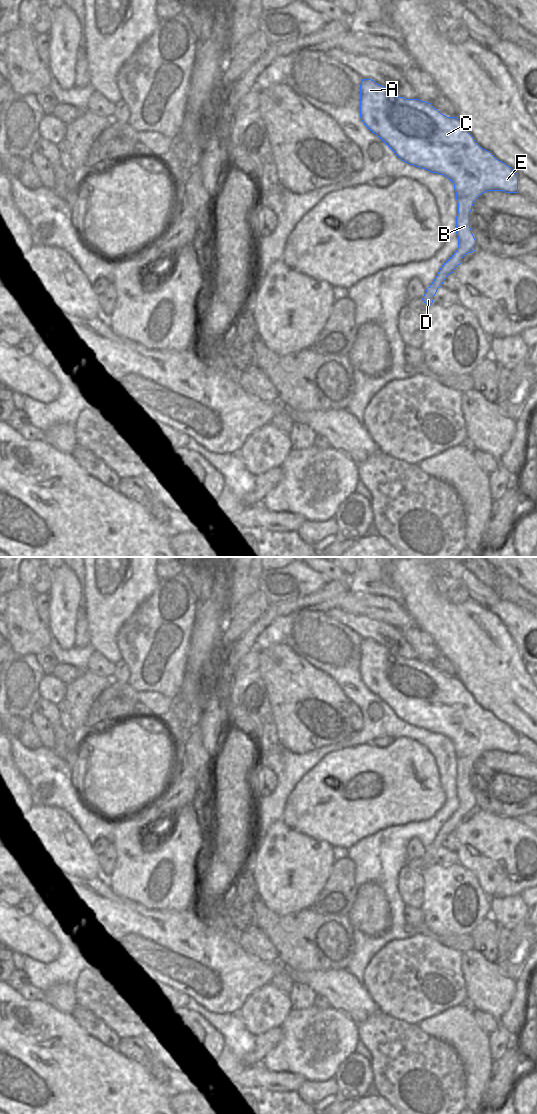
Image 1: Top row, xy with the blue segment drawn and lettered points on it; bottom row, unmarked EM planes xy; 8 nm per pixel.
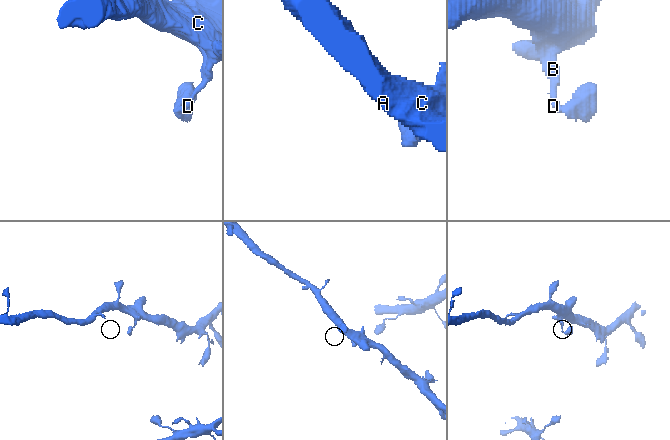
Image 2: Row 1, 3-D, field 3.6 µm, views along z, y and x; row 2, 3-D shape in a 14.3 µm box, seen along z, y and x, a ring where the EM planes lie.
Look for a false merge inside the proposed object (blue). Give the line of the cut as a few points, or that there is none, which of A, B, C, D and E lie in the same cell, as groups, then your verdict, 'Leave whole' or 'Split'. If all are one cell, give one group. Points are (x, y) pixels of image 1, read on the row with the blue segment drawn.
No split. Groups: A B C D E. Leave whole

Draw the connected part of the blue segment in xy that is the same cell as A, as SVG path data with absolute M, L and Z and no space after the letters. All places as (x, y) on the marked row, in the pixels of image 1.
M362 79L360 84L360 118L364 125L377 135L396 156L409 165L447 177L453 184L458 202L456 234L458 248L442 265L432 284L422 298L431 305L444 280L462 263L467 253L476 250L476 240L470 228L470 212L474 202L487 191L518 193L518 174L483 149L466 130L457 117L447 117L419 99L399 97L371 79Z

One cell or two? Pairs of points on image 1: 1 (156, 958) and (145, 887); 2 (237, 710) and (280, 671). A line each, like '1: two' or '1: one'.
1: two
2: two

